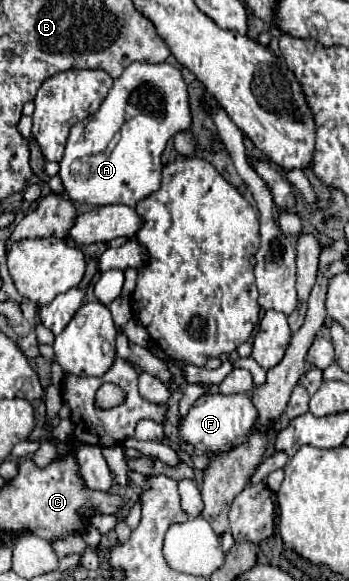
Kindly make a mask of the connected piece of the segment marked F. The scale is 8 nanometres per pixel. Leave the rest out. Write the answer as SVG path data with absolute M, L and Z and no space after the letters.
M205 394L201 396L185 420L179 424L179 434L185 442L193 444L201 452L227 452L243 442L247 442L247 434L253 430L259 412L251 402L249 394Z

